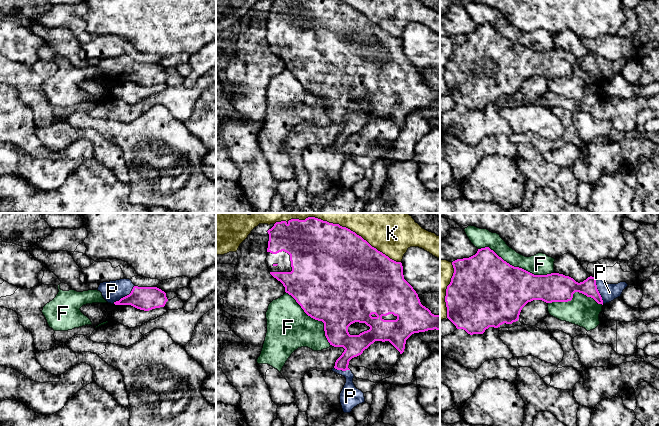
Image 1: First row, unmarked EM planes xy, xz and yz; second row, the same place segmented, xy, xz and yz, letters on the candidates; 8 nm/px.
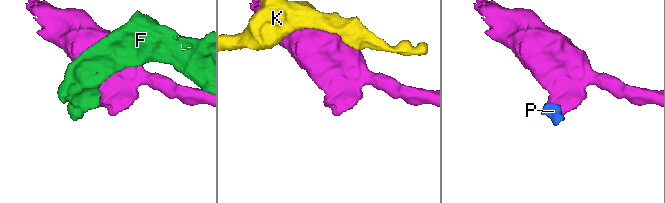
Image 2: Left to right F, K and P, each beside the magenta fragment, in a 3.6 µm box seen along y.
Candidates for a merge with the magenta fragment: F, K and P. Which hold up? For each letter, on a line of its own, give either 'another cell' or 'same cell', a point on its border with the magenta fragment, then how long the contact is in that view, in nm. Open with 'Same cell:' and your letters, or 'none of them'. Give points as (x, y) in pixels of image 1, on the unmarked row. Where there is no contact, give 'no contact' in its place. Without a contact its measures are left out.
Same cell: P
F: another cell | yz (516, 43) | 650 nm
K: another cell | xz (368, 19) | 600 nm
P: same cell | xy (125, 72) | 220 nm

